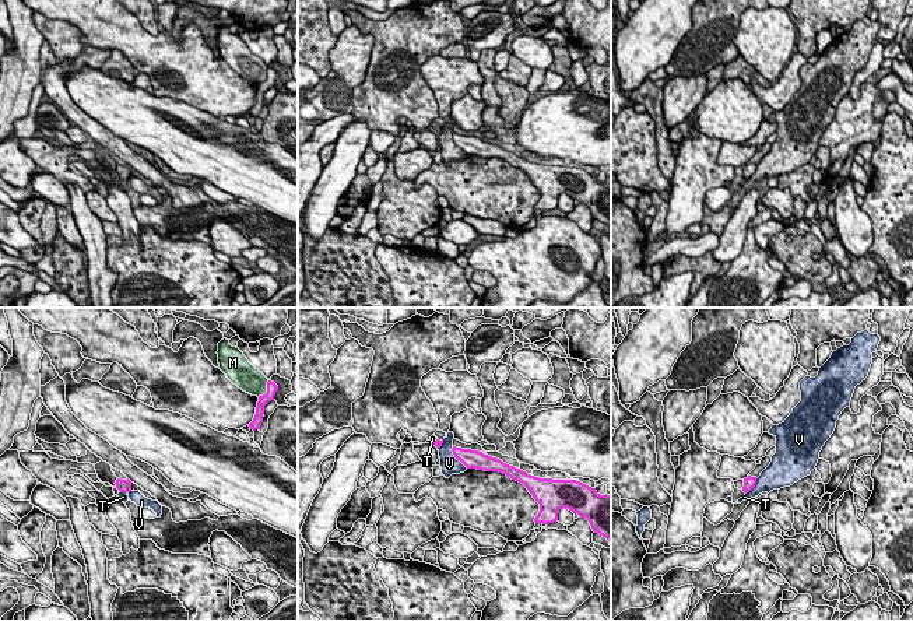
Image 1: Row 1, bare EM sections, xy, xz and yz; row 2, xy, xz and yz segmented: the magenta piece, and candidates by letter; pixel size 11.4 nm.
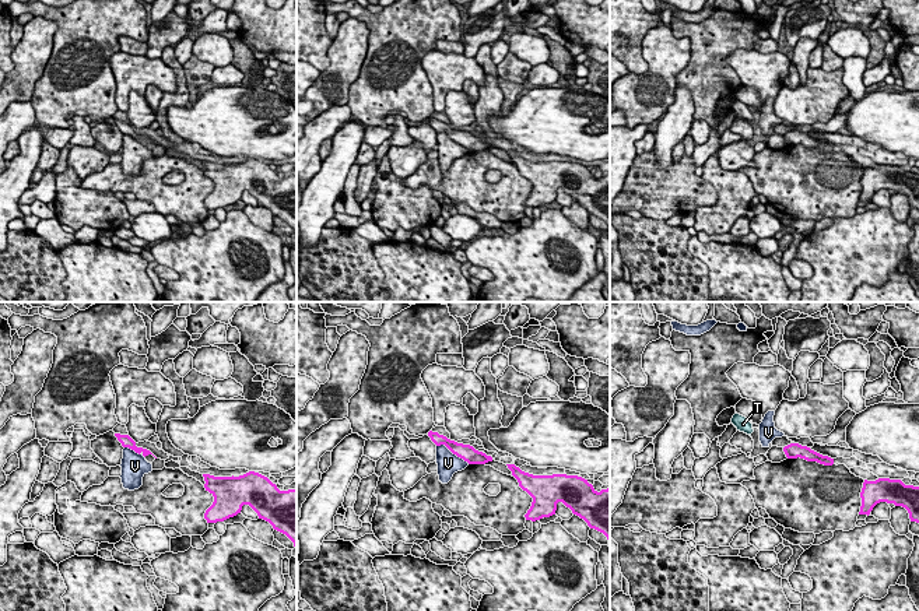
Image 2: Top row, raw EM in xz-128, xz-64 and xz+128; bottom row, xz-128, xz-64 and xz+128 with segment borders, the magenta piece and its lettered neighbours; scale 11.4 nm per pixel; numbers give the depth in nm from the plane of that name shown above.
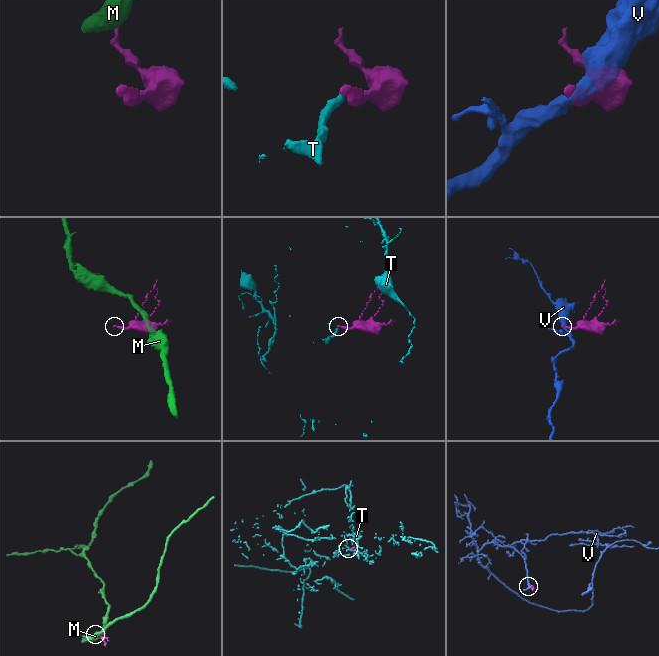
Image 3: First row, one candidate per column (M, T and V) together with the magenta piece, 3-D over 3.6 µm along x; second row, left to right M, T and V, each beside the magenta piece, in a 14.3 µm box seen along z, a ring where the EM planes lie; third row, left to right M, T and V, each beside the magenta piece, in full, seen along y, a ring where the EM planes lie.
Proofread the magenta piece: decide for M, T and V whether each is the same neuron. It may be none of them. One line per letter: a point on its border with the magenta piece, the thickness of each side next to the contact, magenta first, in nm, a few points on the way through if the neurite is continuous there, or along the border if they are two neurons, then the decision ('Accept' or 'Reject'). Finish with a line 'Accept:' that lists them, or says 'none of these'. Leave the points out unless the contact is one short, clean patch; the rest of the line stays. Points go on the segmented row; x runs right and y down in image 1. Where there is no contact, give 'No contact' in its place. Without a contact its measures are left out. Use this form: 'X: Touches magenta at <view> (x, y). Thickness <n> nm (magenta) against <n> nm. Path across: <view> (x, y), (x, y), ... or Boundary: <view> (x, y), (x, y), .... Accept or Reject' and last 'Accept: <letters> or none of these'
M: Touches magenta at xy (267, 390). Thickness 130 nm (magenta) against 300 nm. Boundary: xy (269, 381), (267, 390), (257, 396). Reject
T: Touches magenta at xy (123, 491). Thickness 160 nm (magenta) against 100 nm. Path across: xy (123, 486), (123, 491), (123, 497). Accept
V: Touches magenta at xz (456, 458). Thickness 220 nm (magenta) against 200 nm. Boundary: xz (452, 446), (452, 453), (467, 467). Reject
Accept: T

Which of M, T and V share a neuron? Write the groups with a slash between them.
M / T / V

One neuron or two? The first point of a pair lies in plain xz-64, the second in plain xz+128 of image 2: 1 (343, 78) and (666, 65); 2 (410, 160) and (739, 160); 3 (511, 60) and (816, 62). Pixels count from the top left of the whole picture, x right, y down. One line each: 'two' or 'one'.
1: one
2: one
3: two

